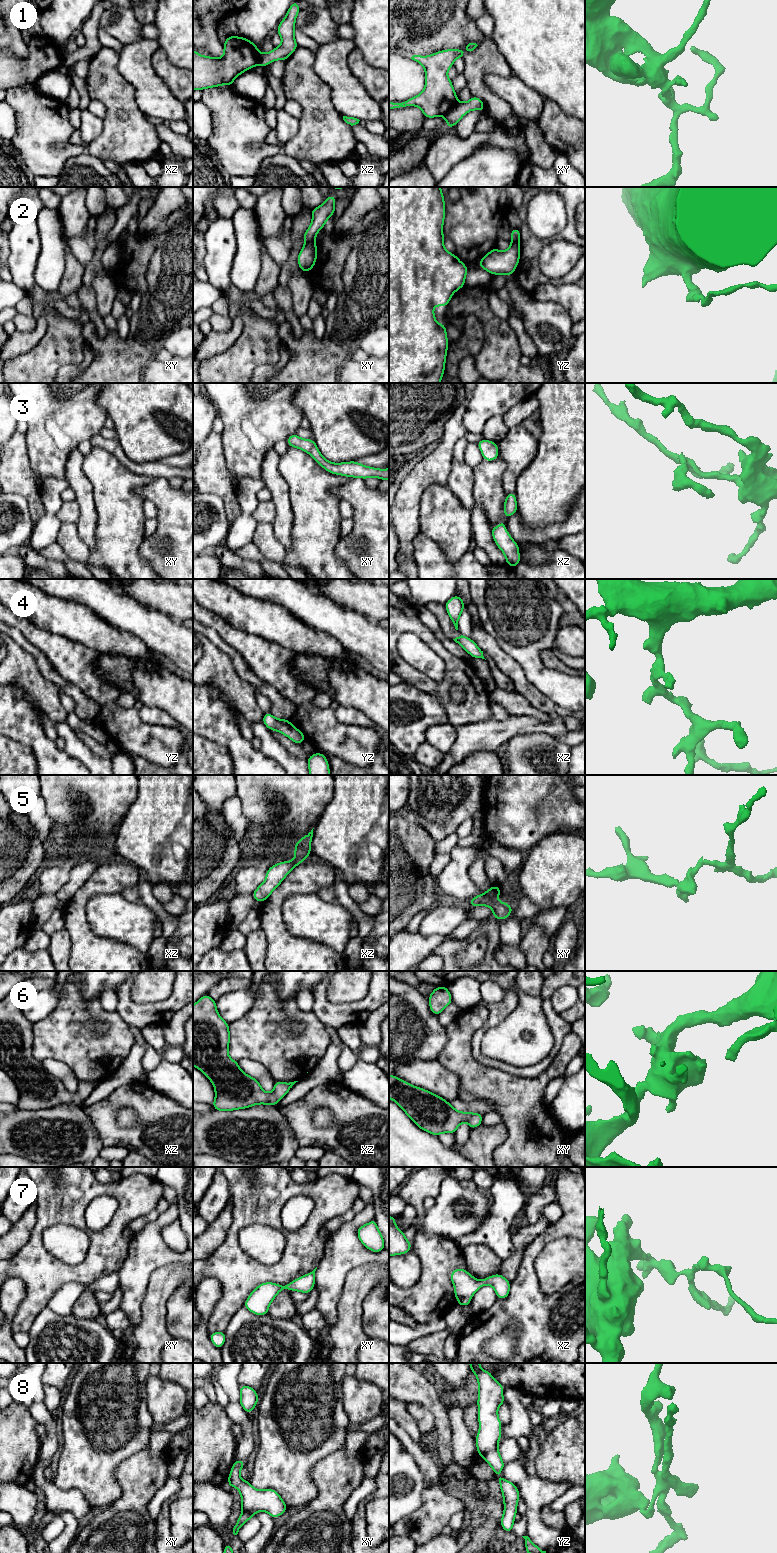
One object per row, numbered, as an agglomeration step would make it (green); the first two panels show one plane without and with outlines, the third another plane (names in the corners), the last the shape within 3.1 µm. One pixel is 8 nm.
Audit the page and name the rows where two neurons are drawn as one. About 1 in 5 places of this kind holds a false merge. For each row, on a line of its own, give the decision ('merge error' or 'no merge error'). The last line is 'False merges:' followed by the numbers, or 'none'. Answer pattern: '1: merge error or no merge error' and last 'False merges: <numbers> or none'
1: merge error
2: merge error
3: no merge error
4: no merge error
5: merge error
6: no merge error
7: no merge error
8: no merge error
False merges: 1, 2, 5

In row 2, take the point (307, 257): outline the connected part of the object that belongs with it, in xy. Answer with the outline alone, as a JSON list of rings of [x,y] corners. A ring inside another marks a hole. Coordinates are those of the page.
[[[307,242],[298,254],[297,261],[299,269],[306,272],[311,271],[317,260],[316,242]]]

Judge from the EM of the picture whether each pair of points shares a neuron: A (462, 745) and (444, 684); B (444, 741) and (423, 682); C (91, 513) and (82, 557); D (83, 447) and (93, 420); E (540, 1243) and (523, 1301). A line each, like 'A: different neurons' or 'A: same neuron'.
A: different neurons
B: different neurons
C: different neurons
D: different neurons
E: same neuron

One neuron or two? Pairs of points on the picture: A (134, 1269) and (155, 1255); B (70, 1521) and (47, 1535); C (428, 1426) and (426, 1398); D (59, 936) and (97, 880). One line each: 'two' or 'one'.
A: one
B: two
C: two
D: two

